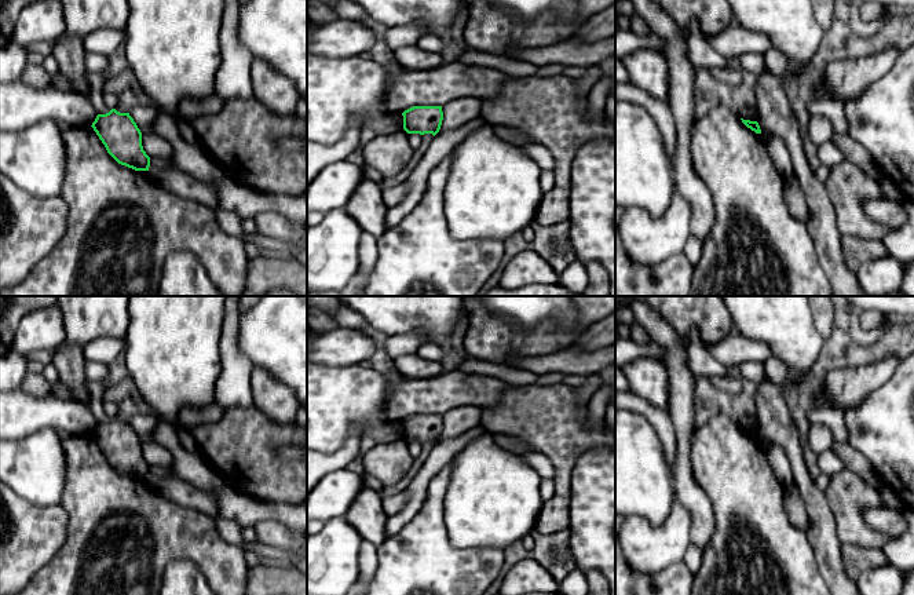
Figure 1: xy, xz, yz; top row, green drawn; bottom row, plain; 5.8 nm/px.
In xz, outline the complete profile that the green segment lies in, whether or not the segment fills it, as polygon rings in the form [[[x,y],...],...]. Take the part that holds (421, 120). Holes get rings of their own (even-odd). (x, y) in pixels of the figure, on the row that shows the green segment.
[[[413,106],[402,113],[403,129],[407,134],[432,134],[439,132],[443,112],[442,106]]]

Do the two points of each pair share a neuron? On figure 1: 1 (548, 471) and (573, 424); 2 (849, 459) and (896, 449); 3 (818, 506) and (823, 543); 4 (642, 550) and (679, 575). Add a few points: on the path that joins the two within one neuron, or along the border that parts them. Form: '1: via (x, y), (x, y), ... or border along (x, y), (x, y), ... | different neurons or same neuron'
1: border along (534, 451), (549, 460), (554, 468), (554, 478) | different neurons
2: border along (848, 442), (870, 463), (881, 484) | different neurons
3: via (821, 515), (822, 533) | same neuron
4: border along (682, 559), (654, 572), (636, 572) | different neurons

